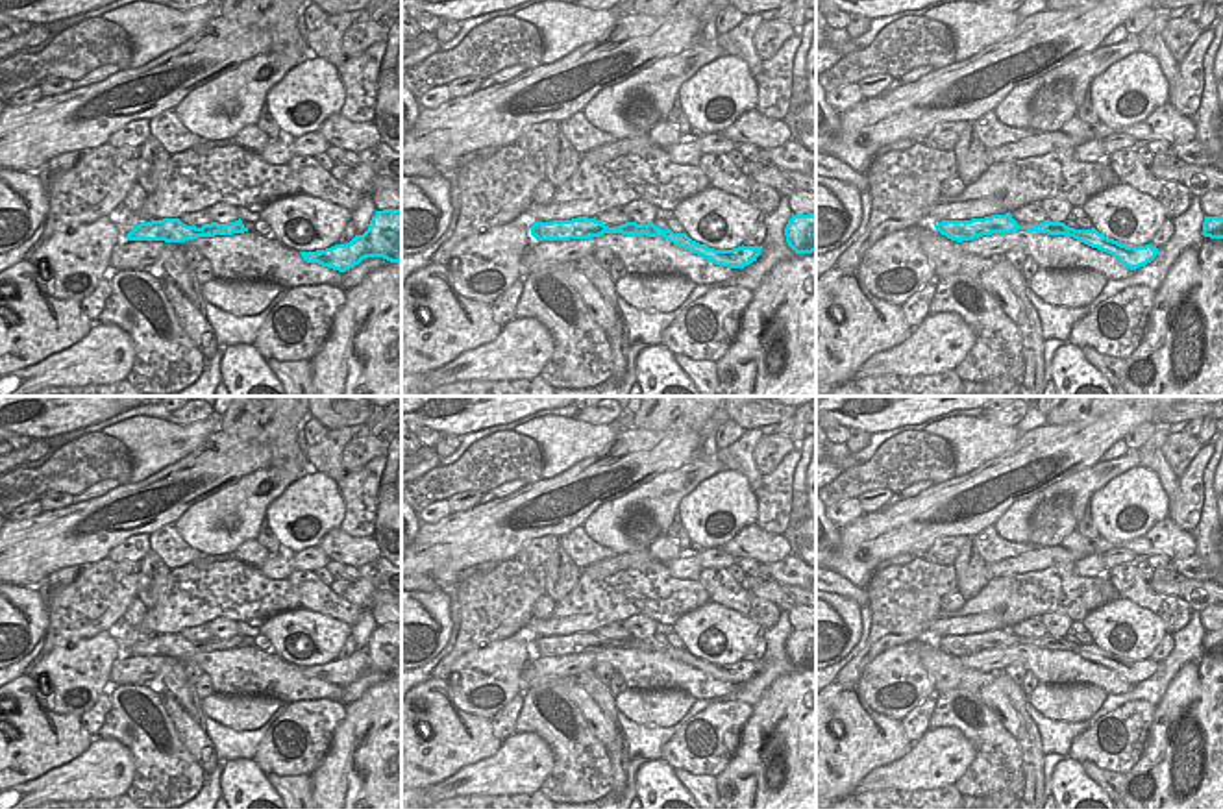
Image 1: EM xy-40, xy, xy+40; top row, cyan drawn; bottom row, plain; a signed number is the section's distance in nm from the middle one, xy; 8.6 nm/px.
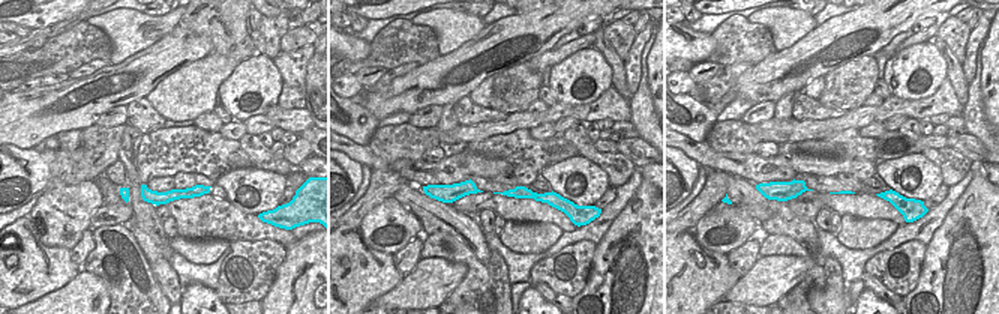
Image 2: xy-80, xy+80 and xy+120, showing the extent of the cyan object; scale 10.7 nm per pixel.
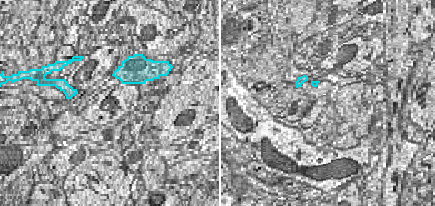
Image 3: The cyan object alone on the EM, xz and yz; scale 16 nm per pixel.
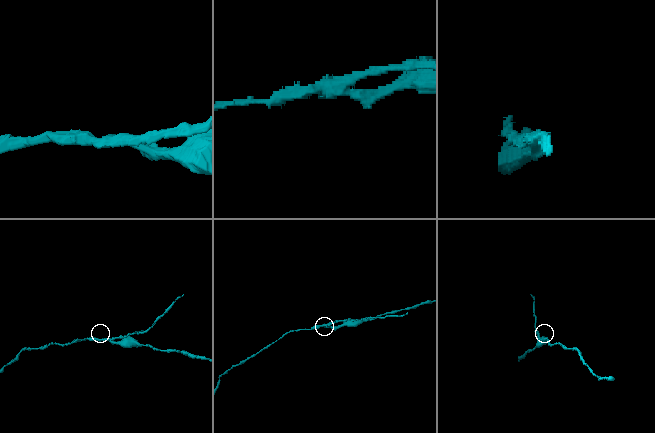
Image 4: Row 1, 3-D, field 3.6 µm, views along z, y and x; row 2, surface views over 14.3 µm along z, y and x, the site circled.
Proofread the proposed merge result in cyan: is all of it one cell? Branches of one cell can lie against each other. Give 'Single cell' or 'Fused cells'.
Fused cells.

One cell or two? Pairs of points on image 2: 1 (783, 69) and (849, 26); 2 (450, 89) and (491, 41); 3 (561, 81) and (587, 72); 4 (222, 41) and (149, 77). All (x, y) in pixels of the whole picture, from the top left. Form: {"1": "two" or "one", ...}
{"1": "one", "2": "one", "3": "one", "4": "two"}

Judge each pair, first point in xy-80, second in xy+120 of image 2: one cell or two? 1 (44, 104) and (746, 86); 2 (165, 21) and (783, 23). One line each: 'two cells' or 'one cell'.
1: one cell
2: one cell

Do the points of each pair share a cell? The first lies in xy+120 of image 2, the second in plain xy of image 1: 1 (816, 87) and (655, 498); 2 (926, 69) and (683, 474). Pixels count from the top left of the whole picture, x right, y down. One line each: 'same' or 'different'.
1: same
2: different

